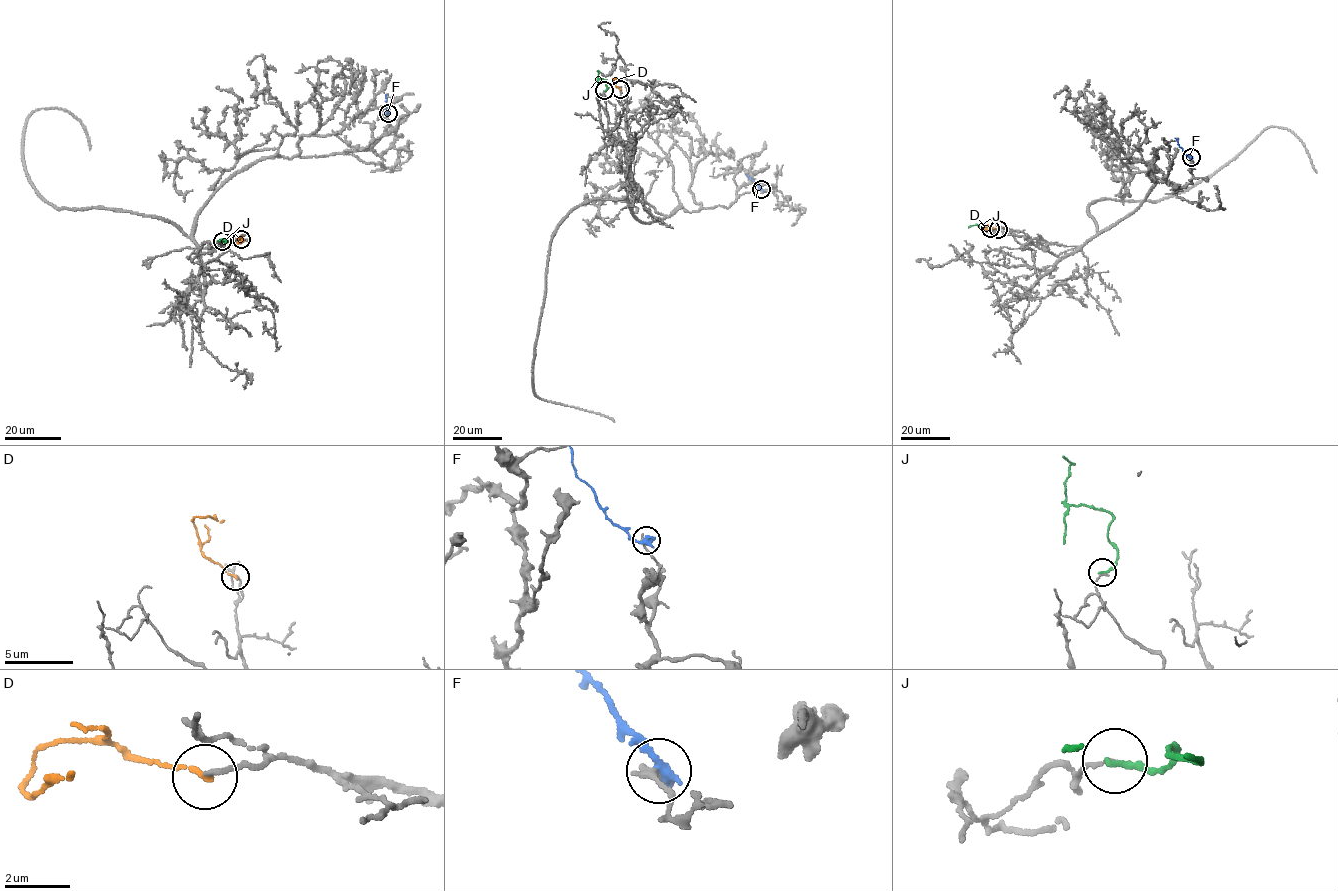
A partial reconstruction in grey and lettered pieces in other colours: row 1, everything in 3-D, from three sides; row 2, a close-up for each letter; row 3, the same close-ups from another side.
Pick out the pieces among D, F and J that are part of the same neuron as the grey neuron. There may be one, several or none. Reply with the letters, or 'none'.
D

